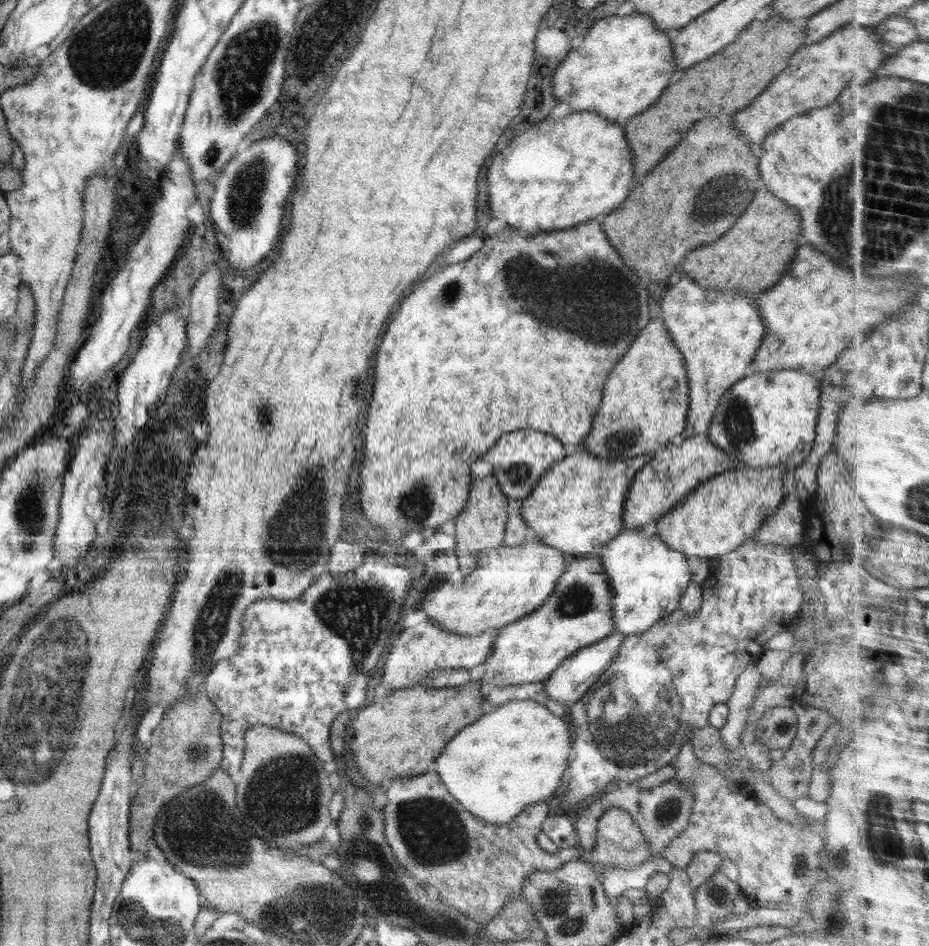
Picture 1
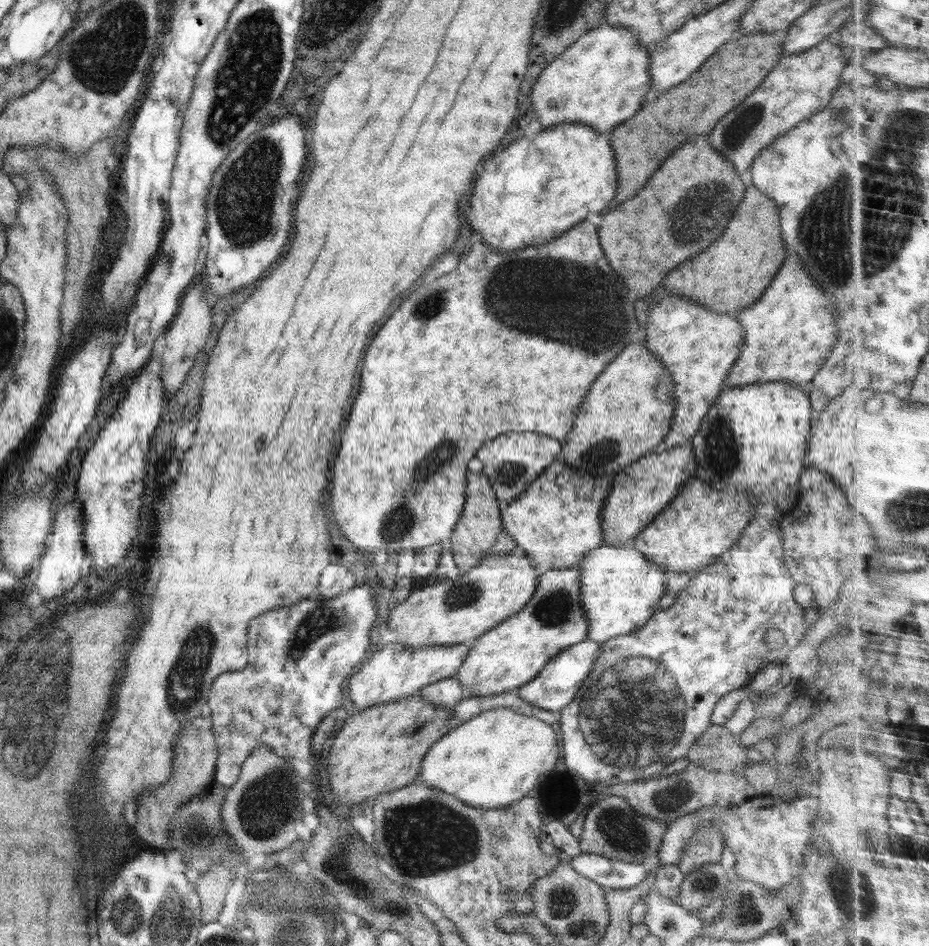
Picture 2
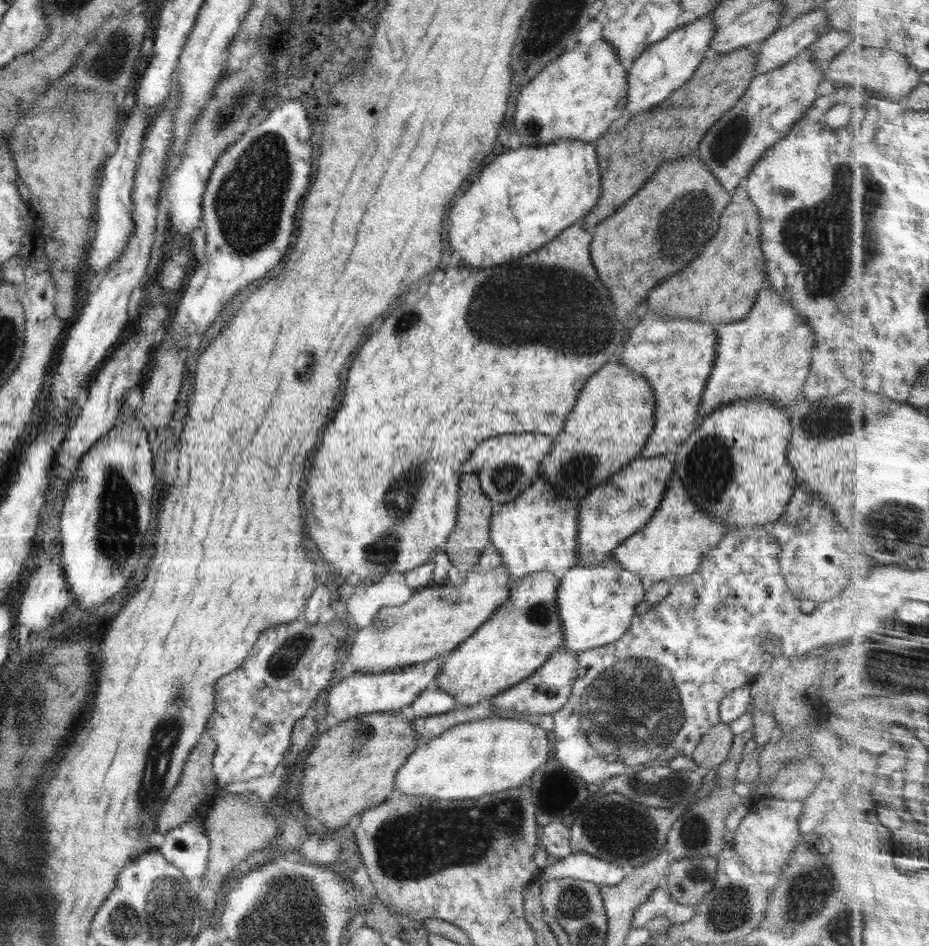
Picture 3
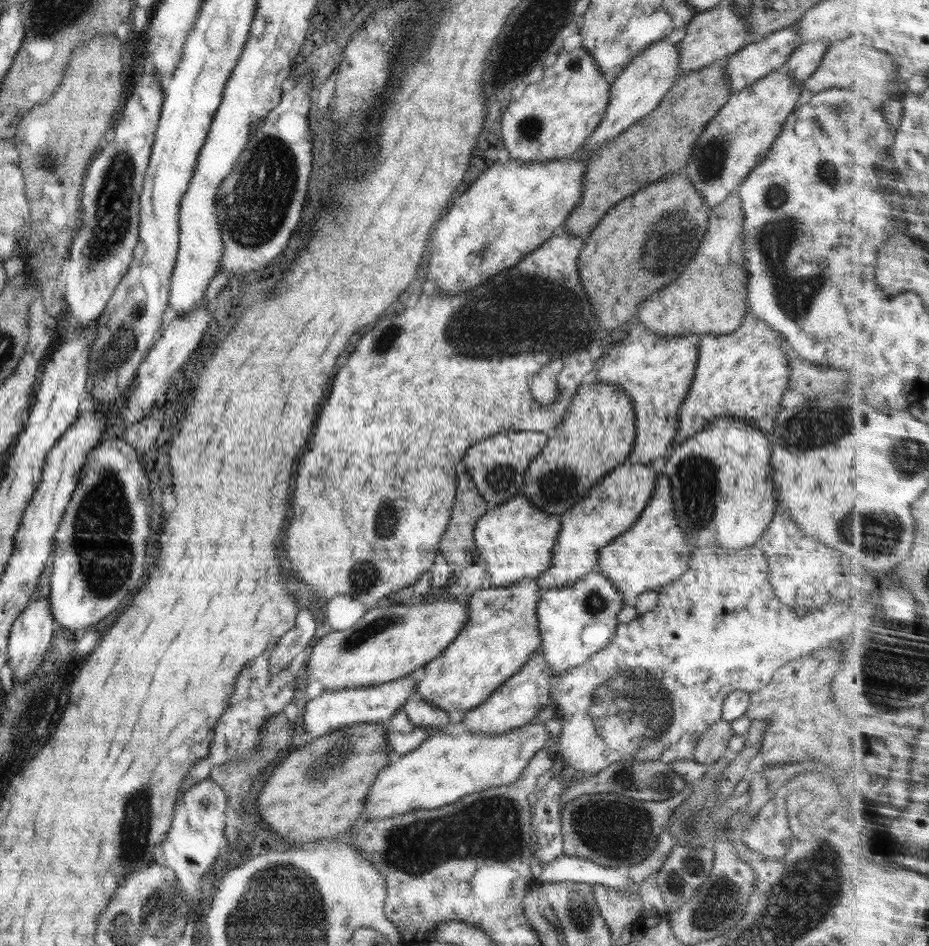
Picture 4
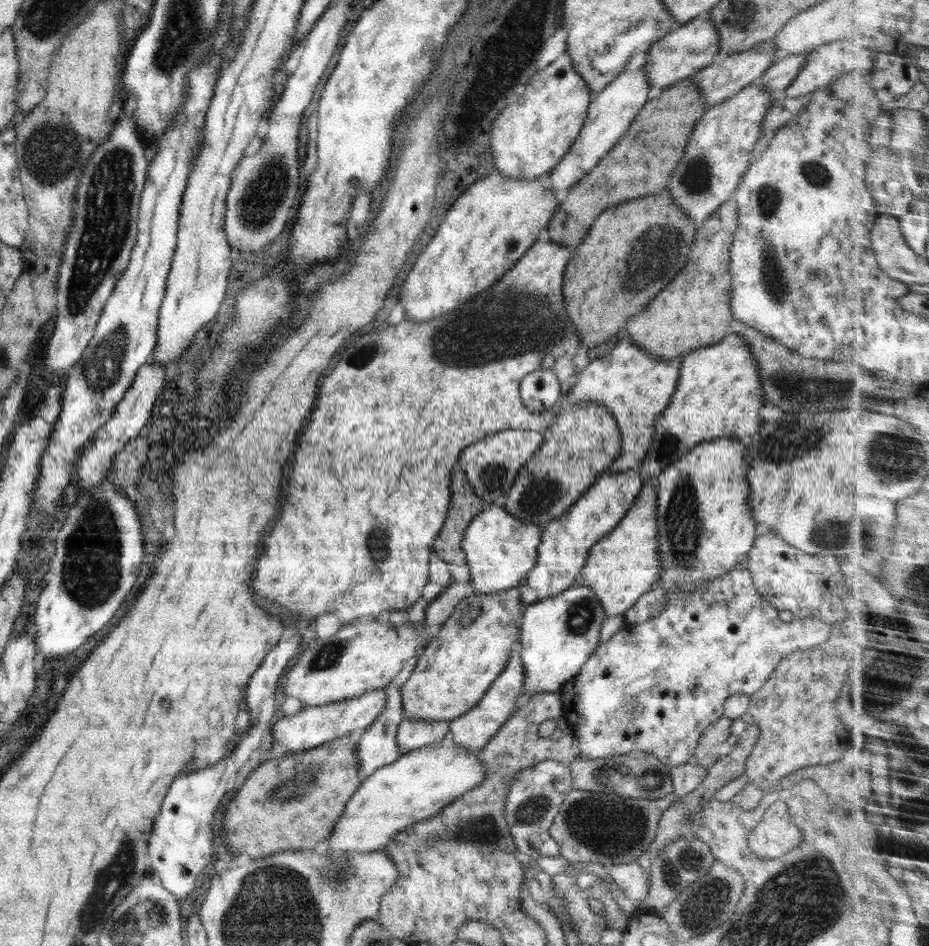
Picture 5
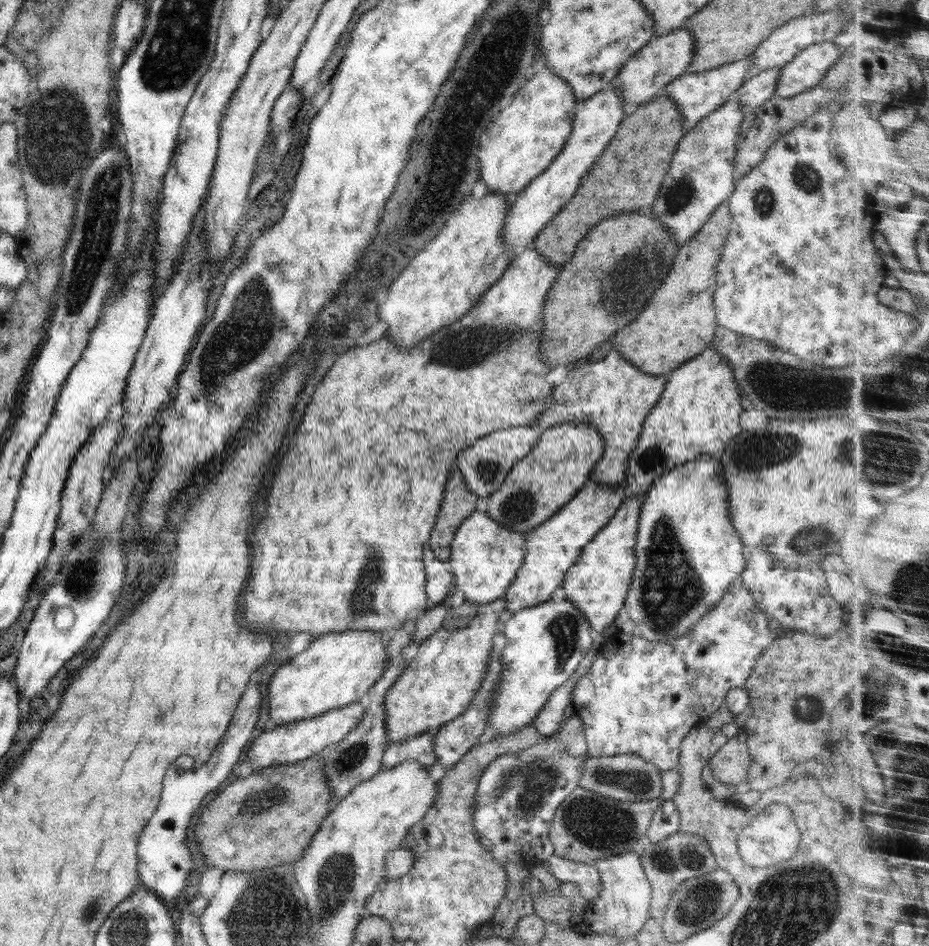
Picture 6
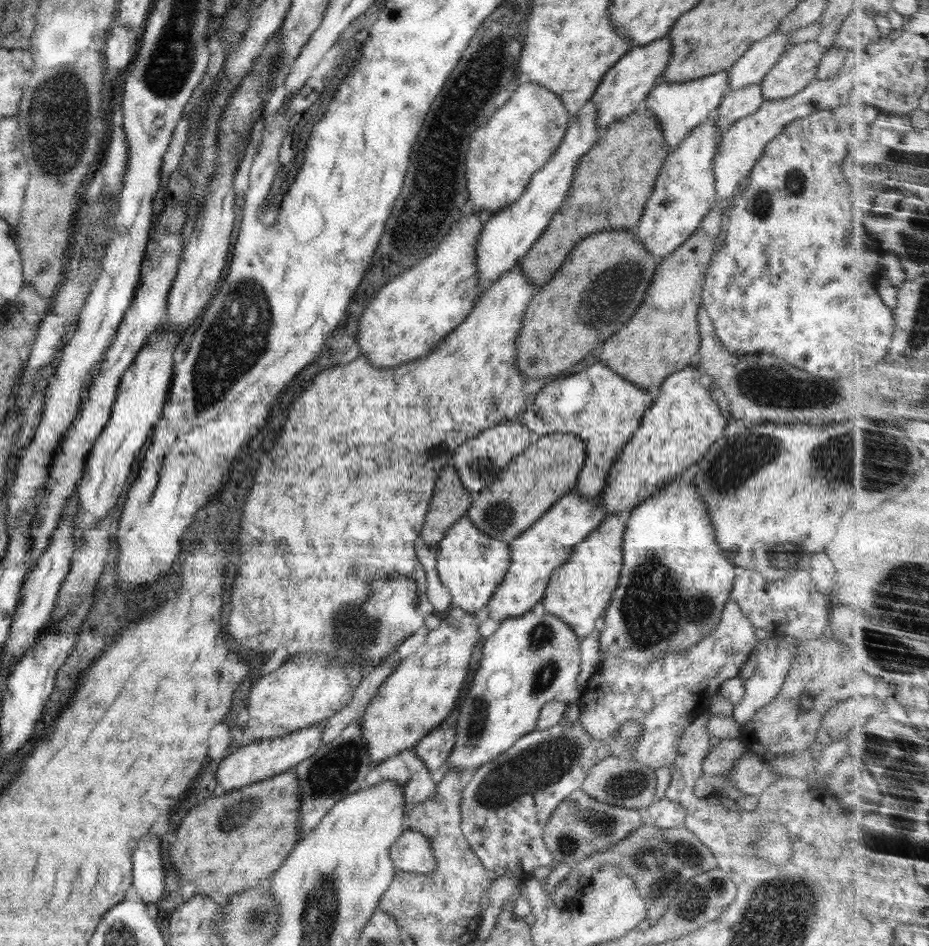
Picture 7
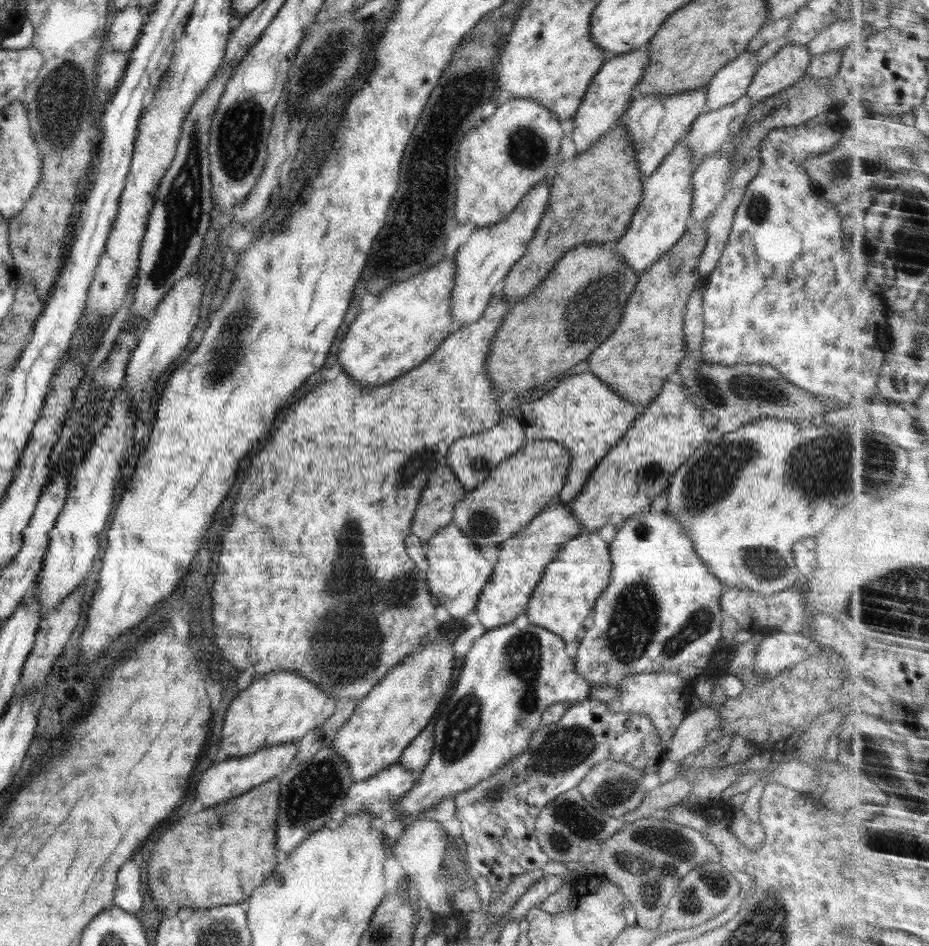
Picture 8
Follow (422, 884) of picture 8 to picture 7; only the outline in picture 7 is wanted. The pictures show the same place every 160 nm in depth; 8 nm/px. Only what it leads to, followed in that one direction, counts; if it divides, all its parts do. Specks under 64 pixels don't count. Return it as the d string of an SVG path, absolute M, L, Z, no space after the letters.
M412 829L404 830L402 836L394 841L389 856L396 870L429 874L437 869L430 841Z

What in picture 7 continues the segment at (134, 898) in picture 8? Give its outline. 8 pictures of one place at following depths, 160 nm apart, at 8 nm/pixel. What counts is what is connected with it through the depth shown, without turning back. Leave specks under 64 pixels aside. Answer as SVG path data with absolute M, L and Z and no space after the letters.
M156 834L144 838L144 848L136 846L132 856L132 886L145 904L158 902L164 896L166 868L162 860L161 839Z

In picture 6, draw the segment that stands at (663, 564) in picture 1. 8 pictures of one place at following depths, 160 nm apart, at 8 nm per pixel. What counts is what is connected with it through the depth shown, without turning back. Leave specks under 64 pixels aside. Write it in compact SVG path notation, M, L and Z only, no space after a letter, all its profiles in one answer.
M562 586L555 589L546 602L513 613L512 618L502 624L501 632L507 638L508 645L501 650L503 669L497 691L490 703L487 724L497 734L510 736L533 721L555 689L564 685L578 670L580 661L584 660L594 639L588 619L565 597Z

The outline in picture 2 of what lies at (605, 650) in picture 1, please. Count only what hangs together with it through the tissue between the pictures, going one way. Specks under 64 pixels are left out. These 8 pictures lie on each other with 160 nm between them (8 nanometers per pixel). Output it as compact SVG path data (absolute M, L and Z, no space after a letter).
M586 639L561 650L546 663L546 666L542 667L542 670L530 682L519 686L514 691L522 700L538 708L552 712L561 711L573 701L579 687L587 679L594 666L595 658L598 658L601 651L601 644L602 642Z

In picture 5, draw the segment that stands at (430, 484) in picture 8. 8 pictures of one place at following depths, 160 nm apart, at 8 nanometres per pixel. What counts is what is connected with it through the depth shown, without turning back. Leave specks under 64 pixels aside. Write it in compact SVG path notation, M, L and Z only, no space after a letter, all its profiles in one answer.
M458 464L453 466L451 472L450 508L432 549L447 563L462 566L467 564L461 547L464 531L486 505L470 487L465 472Z

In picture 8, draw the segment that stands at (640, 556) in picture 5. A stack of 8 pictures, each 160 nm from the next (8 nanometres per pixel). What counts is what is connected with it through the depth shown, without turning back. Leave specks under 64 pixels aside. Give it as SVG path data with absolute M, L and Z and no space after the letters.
M600 529L594 532L582 532L573 539L563 542L554 560L543 570L542 578L534 587L534 592L527 602L525 614L528 615L530 624L557 634L566 644L578 642L578 636L585 633L584 620L593 612L596 599L609 585L611 570L609 544L602 539Z

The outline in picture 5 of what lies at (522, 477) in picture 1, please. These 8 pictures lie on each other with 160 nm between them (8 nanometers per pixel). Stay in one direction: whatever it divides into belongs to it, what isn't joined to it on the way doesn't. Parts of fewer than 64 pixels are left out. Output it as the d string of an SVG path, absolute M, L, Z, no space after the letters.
M503 430L482 438L467 446L455 462L466 474L473 491L482 498L485 505L502 506L507 494L519 474L520 467L539 449L544 440L544 432L534 430Z

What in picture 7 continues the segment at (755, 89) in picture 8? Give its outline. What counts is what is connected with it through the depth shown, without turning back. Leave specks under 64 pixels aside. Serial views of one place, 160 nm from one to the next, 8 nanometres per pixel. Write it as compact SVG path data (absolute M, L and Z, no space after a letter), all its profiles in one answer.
M816 41L797 43L786 49L762 79L763 100L788 98L800 92L817 76L817 68L828 46Z

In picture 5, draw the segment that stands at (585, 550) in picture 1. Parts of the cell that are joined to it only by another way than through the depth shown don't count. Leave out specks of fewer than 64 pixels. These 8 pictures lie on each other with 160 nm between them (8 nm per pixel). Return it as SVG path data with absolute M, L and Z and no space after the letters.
M486 505L470 521L461 542L475 592L492 594L520 586L535 565L541 532L541 525L518 520L501 506Z

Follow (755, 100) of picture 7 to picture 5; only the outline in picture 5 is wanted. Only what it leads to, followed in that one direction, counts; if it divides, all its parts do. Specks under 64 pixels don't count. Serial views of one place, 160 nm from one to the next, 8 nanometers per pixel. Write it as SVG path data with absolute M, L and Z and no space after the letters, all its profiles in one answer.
M805 54L780 55L771 63L759 82L763 83L765 90L769 90L772 95L784 91L793 82L805 60Z

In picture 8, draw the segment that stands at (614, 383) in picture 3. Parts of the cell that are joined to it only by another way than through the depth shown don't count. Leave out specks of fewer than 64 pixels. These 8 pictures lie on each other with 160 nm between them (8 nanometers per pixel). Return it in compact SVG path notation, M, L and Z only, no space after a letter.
M526 440L517 453L490 471L485 482L454 505L451 524L479 546L486 560L495 563L502 541L520 532L556 498L568 476L570 459L567 448L553 440Z

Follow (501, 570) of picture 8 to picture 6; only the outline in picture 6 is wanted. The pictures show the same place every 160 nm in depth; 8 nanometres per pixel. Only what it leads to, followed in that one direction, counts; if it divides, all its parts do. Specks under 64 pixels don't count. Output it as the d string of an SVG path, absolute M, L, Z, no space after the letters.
M588 479L584 486L550 518L525 534L525 555L514 580L505 590L506 610L511 613L546 602L562 586L566 571L576 562L582 547L614 516L627 496L626 486L606 487Z

